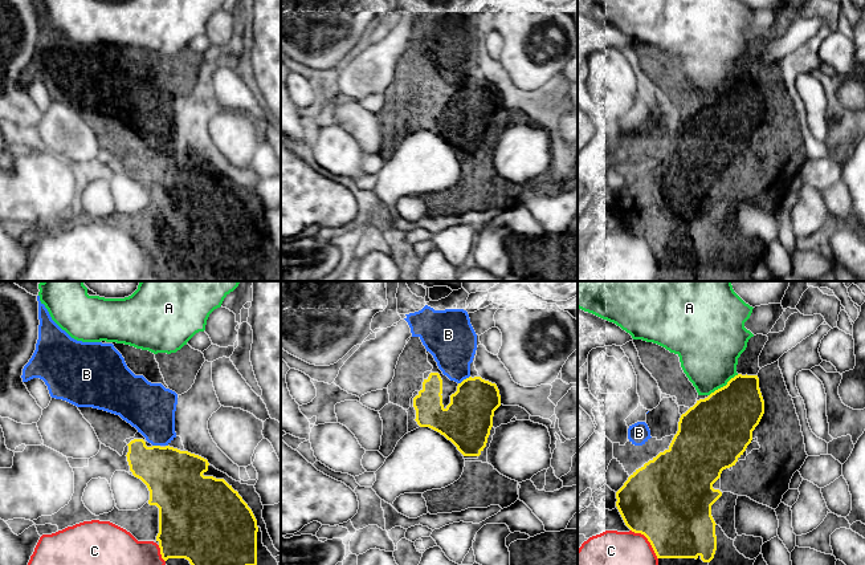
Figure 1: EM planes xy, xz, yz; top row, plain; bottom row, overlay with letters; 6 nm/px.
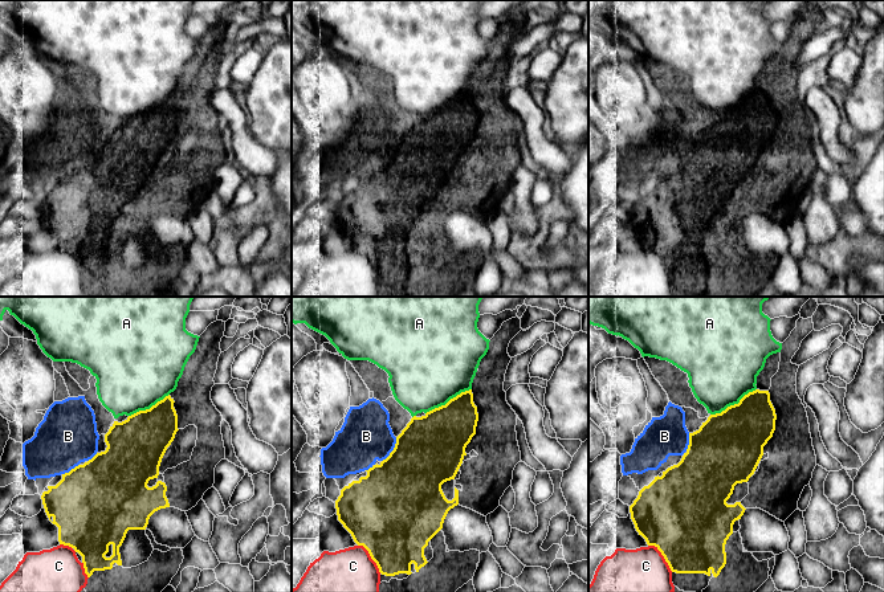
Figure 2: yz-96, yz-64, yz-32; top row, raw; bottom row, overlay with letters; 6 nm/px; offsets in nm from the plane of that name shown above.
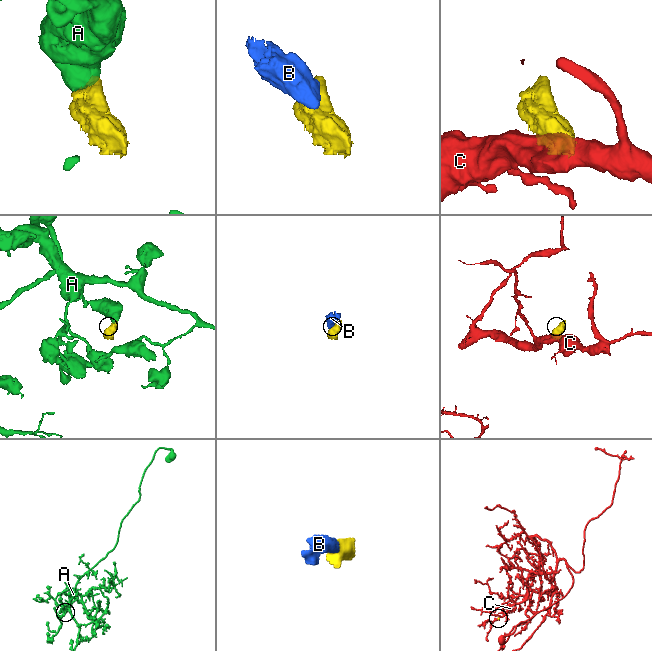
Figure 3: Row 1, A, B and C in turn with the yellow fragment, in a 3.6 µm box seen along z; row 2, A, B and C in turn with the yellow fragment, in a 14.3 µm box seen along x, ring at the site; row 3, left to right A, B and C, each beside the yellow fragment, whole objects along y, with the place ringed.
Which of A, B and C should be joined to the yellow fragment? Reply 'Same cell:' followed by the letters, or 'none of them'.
Same cell: B

